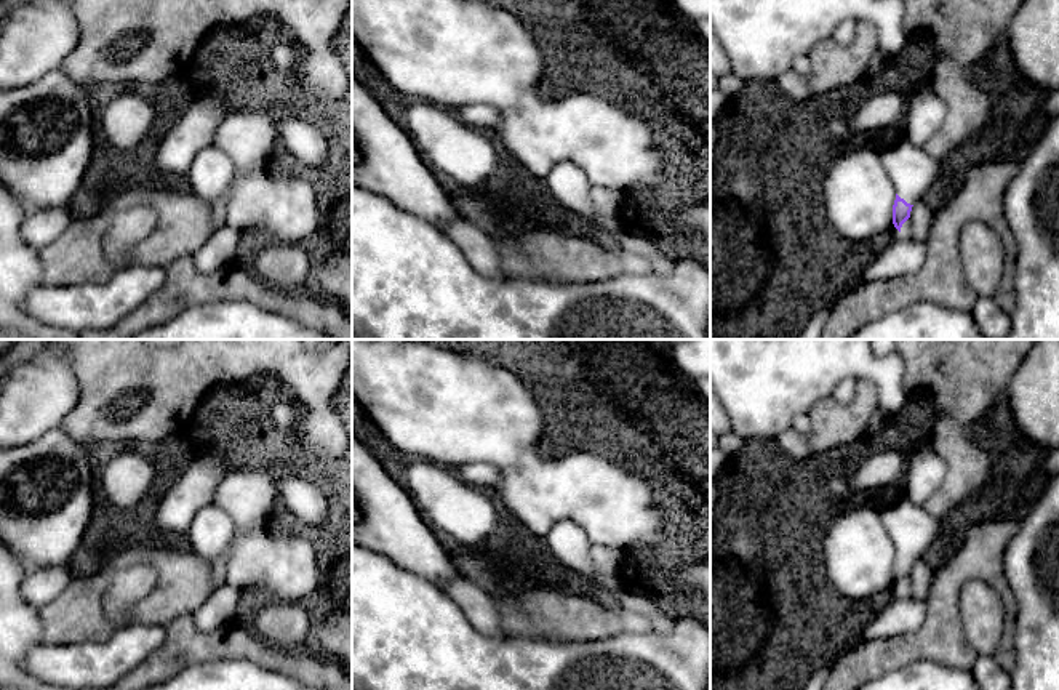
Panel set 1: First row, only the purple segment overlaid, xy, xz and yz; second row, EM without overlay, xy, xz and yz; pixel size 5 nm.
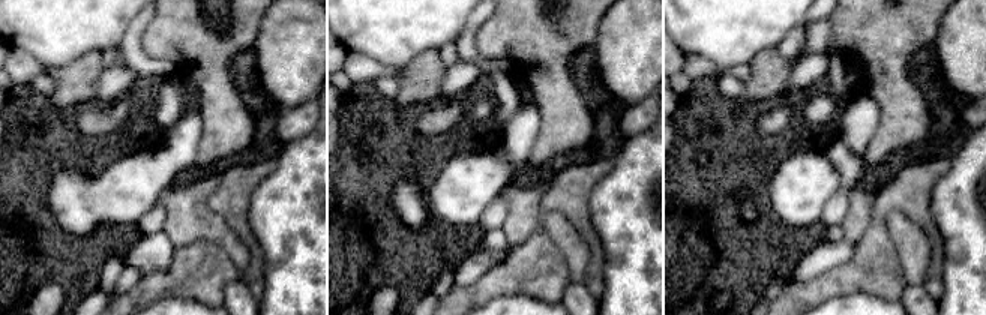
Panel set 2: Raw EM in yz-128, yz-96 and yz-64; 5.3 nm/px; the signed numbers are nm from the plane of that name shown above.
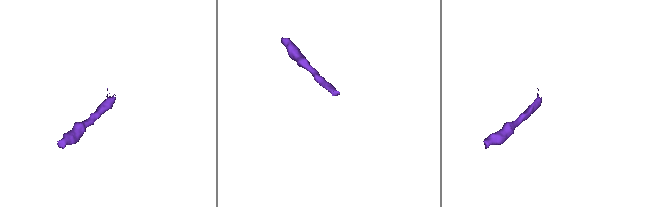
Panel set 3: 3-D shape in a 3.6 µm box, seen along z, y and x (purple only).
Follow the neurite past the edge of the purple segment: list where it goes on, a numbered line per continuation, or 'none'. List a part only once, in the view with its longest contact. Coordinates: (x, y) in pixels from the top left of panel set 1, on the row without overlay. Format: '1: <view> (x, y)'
1: yz (912, 529)

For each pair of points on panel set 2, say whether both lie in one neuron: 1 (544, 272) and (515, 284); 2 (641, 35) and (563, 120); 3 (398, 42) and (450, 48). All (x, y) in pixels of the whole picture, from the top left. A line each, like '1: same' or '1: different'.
1: same
2: different
3: different

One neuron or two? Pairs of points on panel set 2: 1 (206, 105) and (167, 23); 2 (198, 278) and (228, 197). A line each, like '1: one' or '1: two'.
1: one
2: one

